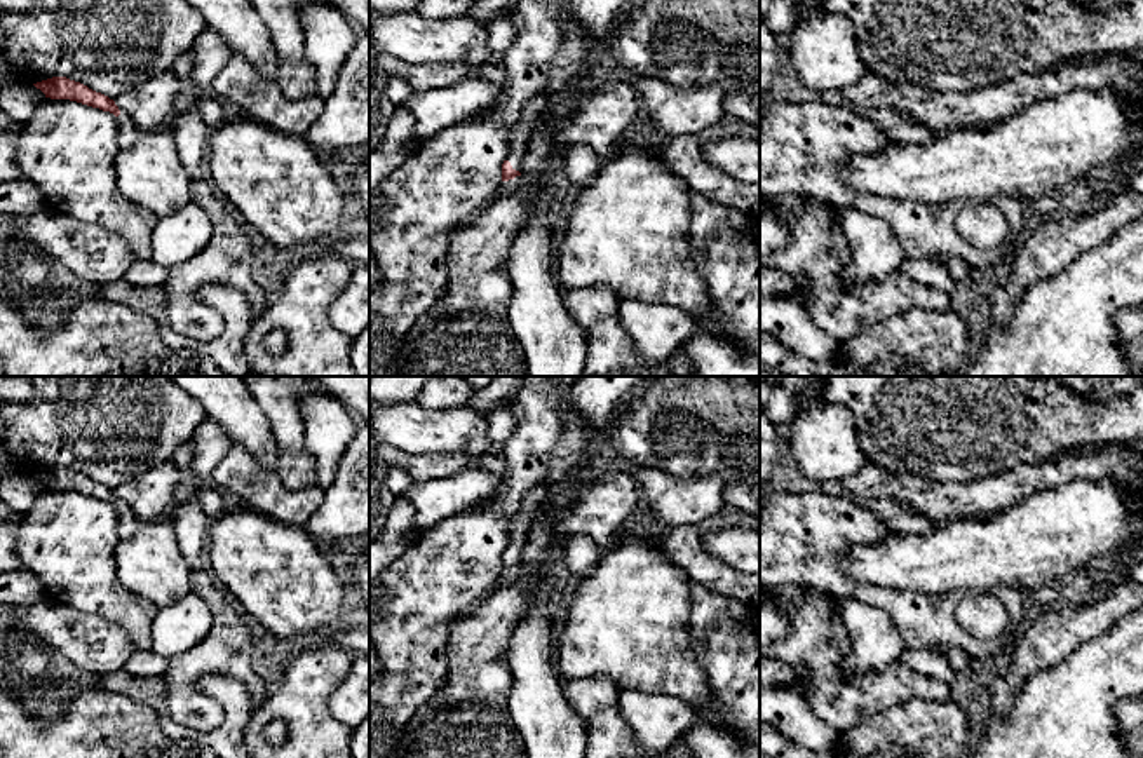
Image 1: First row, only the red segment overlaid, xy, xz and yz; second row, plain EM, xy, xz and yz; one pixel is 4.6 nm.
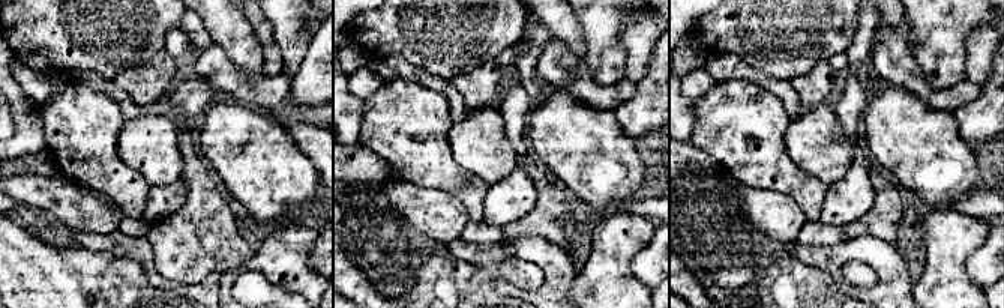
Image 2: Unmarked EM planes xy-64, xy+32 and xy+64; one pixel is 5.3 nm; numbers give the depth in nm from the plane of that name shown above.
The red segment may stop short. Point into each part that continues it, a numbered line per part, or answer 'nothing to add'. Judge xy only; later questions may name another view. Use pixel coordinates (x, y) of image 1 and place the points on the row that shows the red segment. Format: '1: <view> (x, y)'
1: xy (129, 135)

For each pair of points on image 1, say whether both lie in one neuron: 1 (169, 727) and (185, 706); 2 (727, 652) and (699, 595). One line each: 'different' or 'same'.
1: different
2: same

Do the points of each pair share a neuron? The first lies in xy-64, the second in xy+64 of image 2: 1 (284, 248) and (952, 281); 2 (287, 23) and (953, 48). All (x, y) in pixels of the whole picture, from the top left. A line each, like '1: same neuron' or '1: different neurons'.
1: same neuron
2: different neurons

